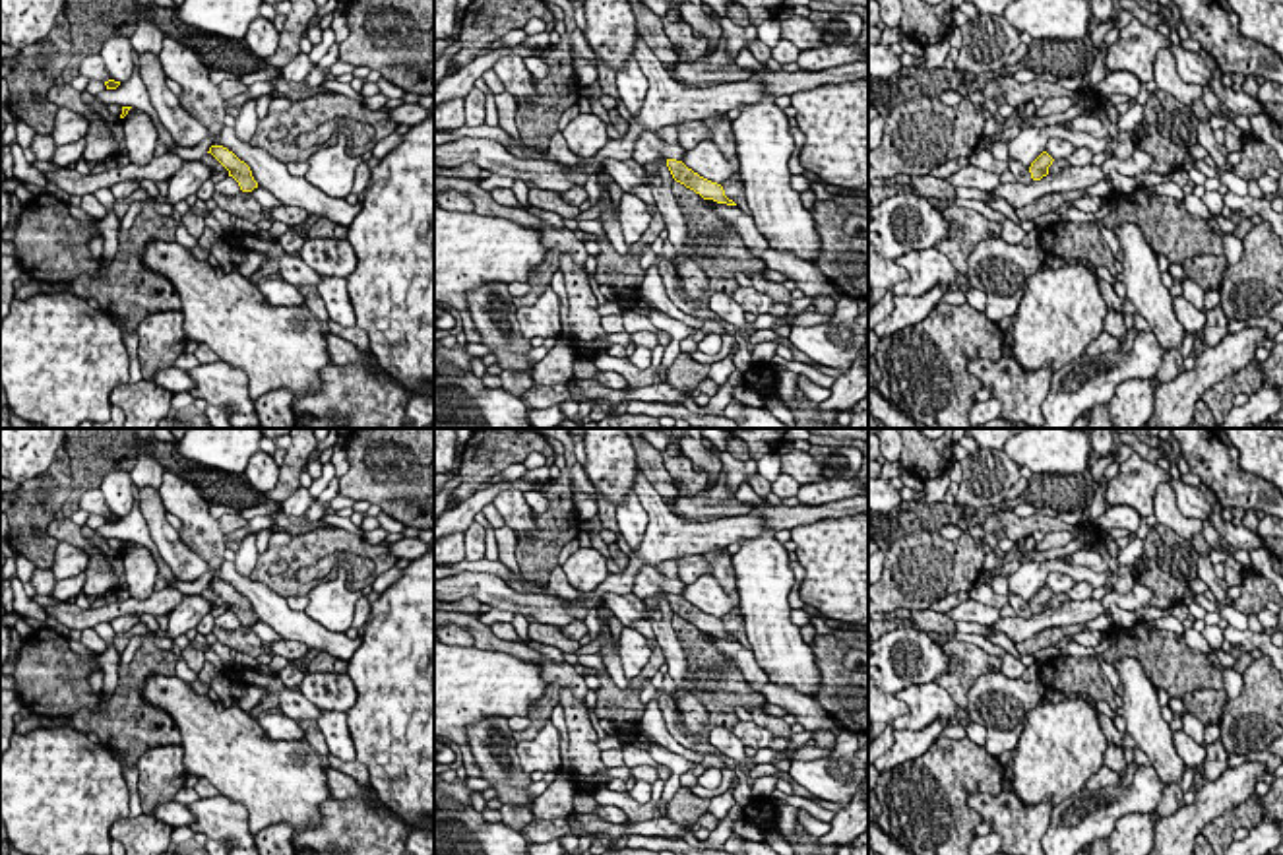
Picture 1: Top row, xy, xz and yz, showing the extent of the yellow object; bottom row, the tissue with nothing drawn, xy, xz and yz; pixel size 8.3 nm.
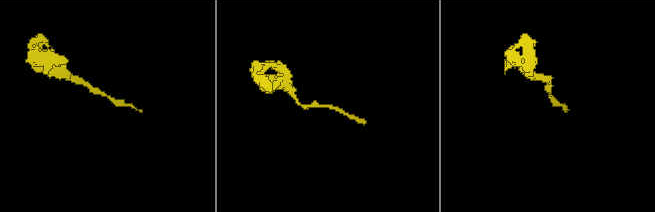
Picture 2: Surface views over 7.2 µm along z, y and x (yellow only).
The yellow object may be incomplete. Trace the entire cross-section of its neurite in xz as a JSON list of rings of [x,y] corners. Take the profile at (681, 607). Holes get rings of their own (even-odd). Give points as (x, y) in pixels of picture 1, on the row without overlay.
[[[667,593],[667,601],[669,601],[669,605],[671,605],[671,609],[673,609],[673,613],[676,617],[680,617],[686,622],[694,624],[704,634],[713,634],[717,638],[736,640],[733,634],[729,634],[725,630],[725,624],[723,624],[721,618],[711,617],[711,615],[700,611],[698,607],[688,603],[682,595]]]

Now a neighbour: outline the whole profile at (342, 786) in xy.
[[[324,766],[328,789],[333,801],[341,803],[351,797],[364,793],[362,785],[351,776],[337,772],[335,768]]]

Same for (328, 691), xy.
[[[306,673],[298,688],[320,710],[345,713],[357,704],[357,688],[347,673]]]

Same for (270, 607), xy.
[[[225,560],[219,568],[223,582],[244,595],[258,620],[271,626],[283,640],[306,644],[343,661],[349,661],[359,649],[362,638],[349,638],[345,632],[331,632],[312,620],[304,611],[293,611],[287,599],[271,591],[267,586],[254,582],[236,572],[233,560]]]

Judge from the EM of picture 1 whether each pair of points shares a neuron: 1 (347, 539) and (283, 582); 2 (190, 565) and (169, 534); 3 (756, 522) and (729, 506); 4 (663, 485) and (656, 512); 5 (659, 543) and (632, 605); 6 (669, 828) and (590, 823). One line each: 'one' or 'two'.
1: one
2: one
3: two
4: two
5: two
6: one

